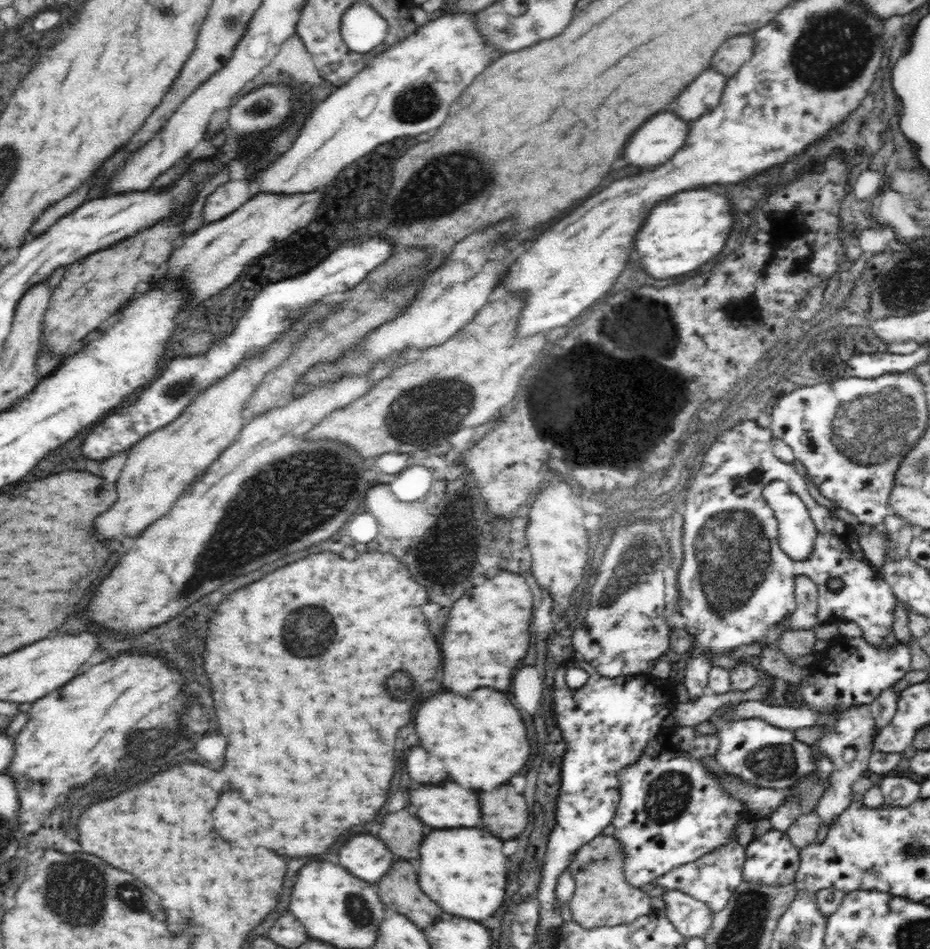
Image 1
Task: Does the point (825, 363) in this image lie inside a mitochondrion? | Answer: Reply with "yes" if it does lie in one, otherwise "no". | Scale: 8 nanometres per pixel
yes

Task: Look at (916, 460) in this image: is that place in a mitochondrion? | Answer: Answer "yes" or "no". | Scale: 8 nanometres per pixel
yes

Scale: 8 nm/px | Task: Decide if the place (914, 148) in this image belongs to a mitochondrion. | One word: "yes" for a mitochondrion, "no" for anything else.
no

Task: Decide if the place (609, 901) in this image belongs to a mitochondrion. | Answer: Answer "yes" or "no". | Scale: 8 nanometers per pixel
no

